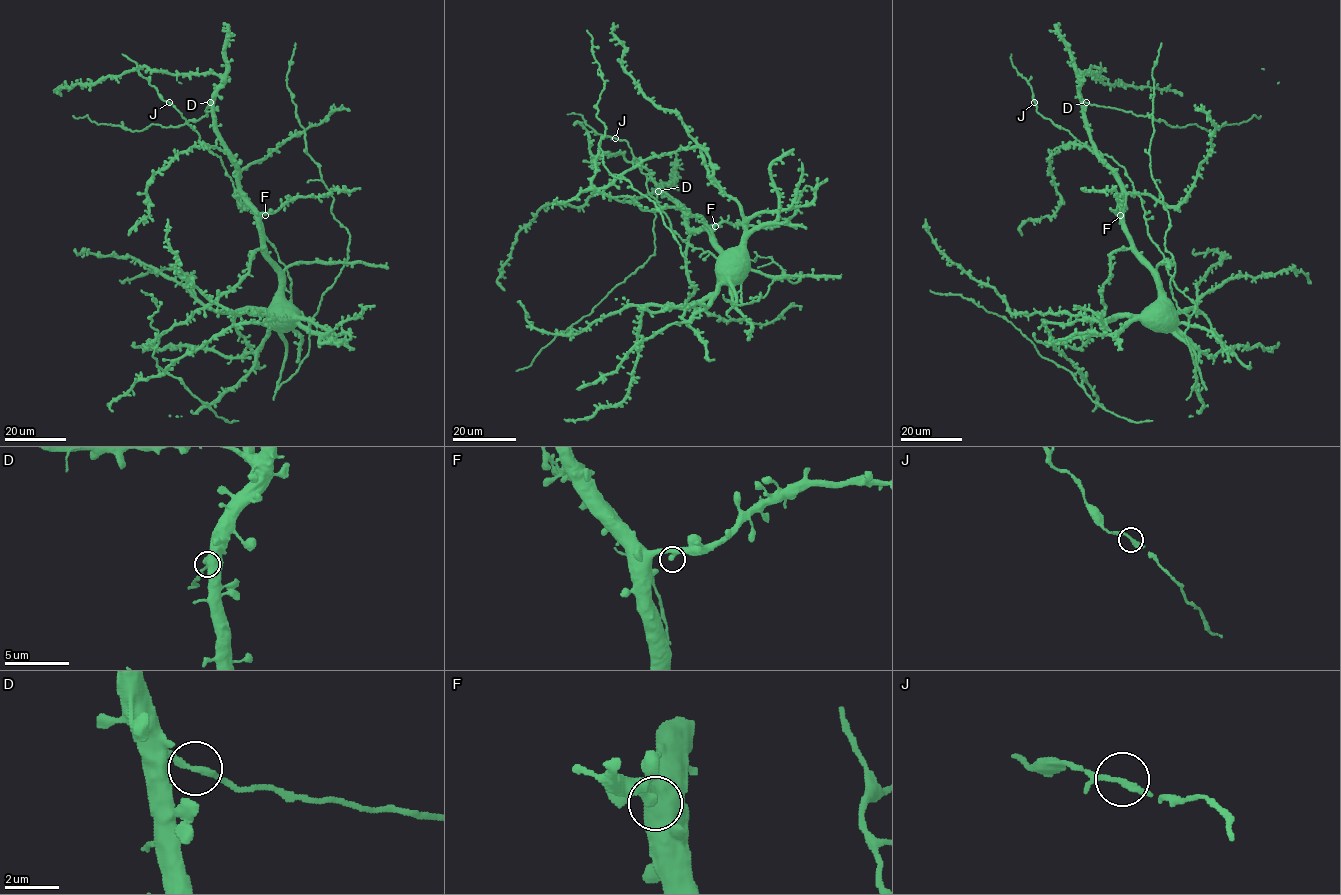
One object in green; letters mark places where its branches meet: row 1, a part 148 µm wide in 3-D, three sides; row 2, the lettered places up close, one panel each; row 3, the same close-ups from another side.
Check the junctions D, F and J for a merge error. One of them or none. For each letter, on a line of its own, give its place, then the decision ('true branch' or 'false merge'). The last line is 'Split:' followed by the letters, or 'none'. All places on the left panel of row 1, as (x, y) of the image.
D: place (210, 102); false merge
F: place (265, 215); true branch
J: place (169, 102); true branch
Split: D

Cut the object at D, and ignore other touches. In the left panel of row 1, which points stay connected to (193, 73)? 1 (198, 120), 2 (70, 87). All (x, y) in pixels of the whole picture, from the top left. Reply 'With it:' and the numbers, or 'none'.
With it: 2

